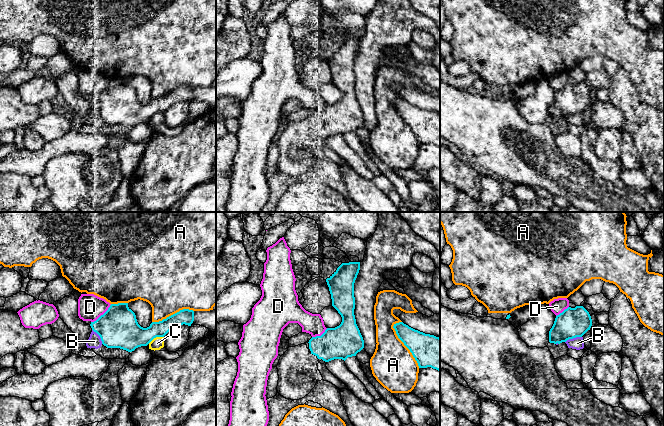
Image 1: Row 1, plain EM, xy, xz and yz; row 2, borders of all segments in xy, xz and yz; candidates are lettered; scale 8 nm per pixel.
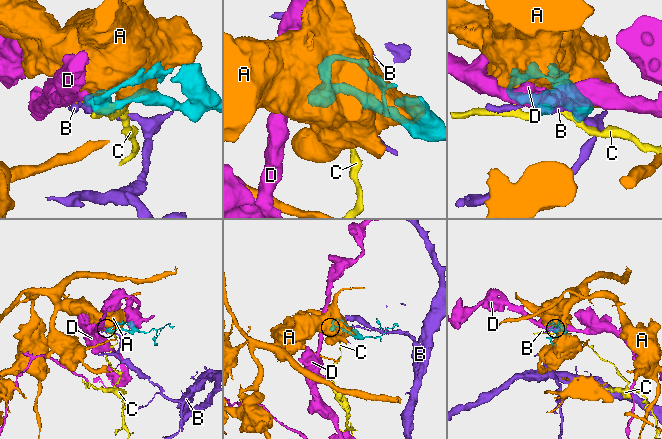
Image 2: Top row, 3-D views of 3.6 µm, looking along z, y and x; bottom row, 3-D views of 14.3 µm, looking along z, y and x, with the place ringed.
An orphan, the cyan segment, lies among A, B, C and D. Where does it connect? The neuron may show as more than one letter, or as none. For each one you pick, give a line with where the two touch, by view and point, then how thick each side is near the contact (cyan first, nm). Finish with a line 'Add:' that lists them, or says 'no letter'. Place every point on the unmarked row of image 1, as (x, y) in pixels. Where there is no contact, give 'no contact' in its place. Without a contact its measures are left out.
Add: no letter

